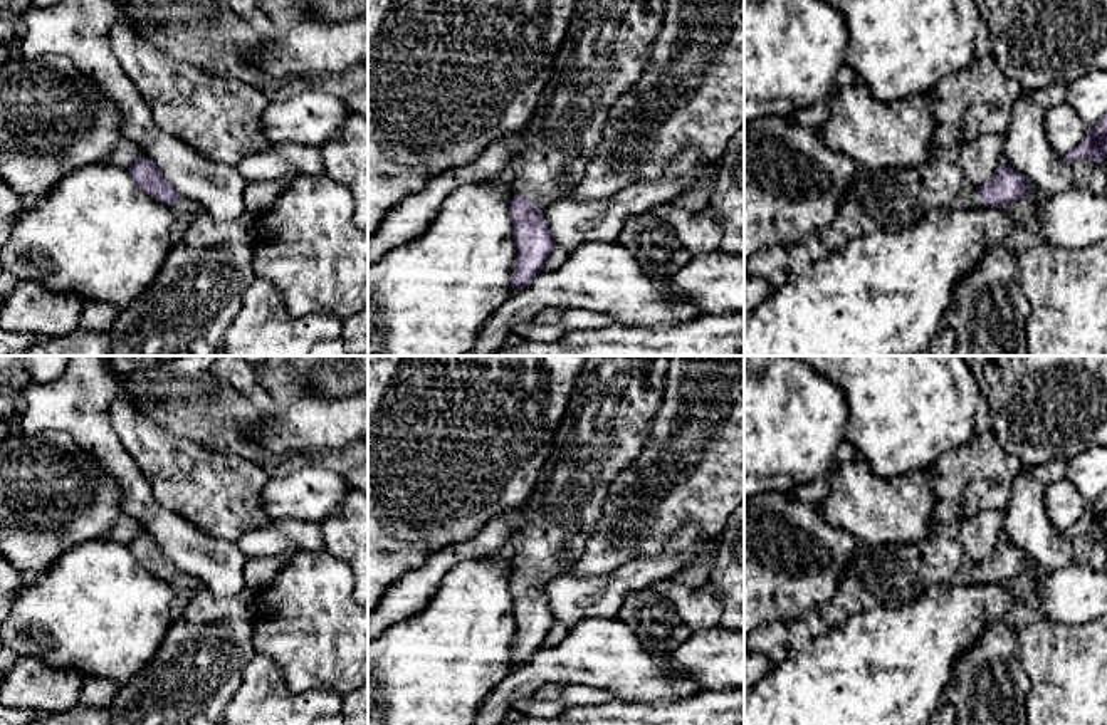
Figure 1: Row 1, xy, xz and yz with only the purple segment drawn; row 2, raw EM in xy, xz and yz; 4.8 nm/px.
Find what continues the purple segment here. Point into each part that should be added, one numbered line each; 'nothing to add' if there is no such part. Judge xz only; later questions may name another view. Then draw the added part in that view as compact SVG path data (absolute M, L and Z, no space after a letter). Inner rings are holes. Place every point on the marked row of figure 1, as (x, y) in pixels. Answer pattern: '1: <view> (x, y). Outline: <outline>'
1: xz (607, 46). Outline: M578 0L551 77L522 126L524 149L511 158L509 188L539 210L569 198L595 156L611 104L642 76L667 0Z

